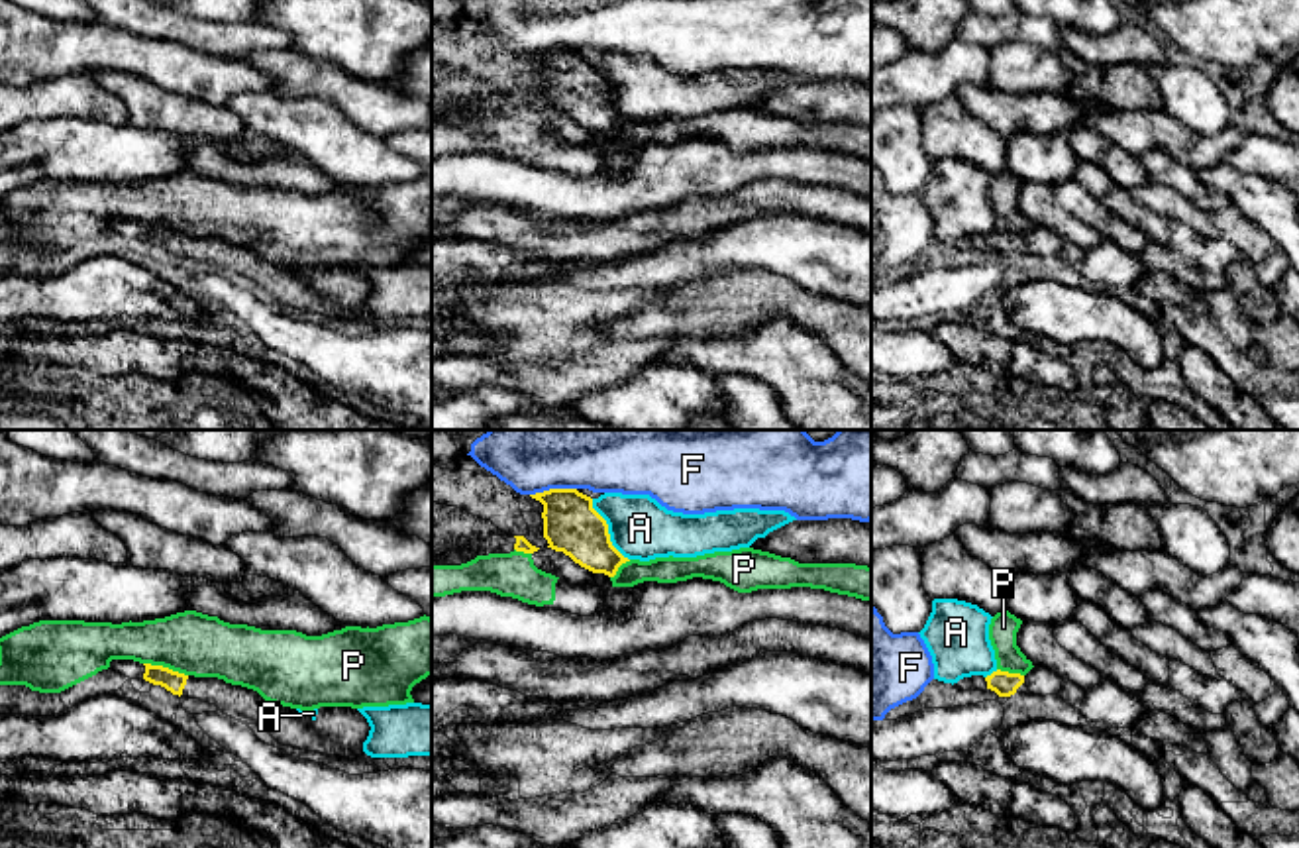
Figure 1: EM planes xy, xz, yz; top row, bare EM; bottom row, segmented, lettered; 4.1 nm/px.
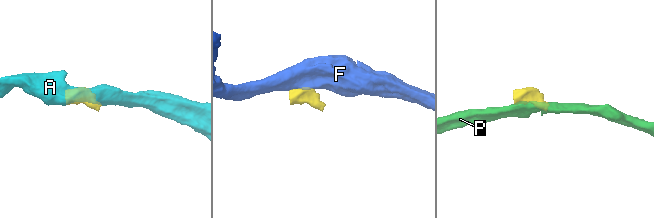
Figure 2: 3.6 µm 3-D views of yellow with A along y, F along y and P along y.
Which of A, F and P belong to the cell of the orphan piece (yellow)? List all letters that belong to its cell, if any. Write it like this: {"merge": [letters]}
{"merge": []}

